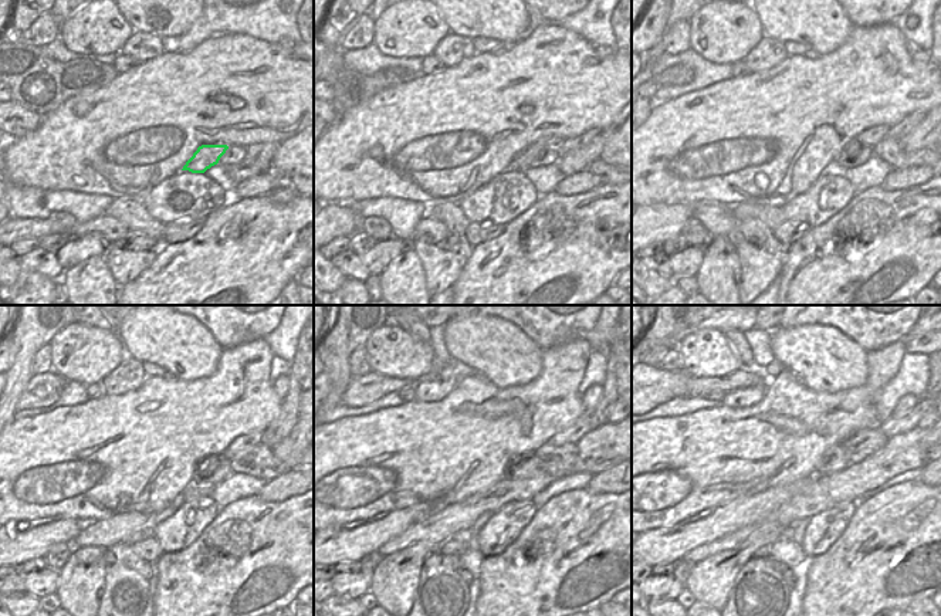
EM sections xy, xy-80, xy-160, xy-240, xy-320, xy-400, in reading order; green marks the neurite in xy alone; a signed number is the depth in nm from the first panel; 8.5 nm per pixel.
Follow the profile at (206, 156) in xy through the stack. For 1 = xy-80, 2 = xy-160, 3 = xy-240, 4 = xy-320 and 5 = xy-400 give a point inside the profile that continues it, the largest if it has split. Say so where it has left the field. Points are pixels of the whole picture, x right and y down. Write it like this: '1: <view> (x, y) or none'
1: xy-80 (521, 162)
2: xy-160 (870, 136)
3: xy-240 (237, 447)
4: xy-320 (572, 435)
5: xy-400 (890, 427)

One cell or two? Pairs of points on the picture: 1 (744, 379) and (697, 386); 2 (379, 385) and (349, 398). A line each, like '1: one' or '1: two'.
1: one
2: one

